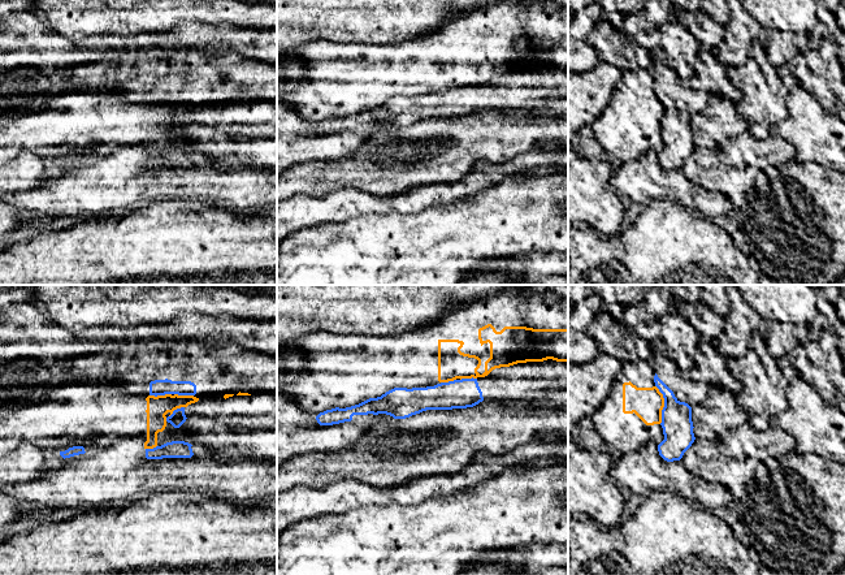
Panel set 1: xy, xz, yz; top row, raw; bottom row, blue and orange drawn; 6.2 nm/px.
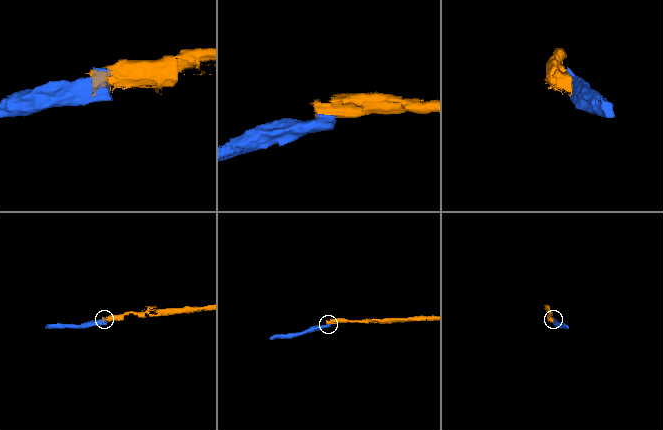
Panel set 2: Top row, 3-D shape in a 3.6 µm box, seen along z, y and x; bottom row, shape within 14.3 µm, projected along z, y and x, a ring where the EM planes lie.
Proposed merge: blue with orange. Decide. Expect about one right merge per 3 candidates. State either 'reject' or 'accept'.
reject

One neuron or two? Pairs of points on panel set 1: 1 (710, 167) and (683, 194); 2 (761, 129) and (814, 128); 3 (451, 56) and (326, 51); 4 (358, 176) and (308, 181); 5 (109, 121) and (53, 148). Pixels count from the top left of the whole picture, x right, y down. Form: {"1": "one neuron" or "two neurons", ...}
{"1": "two neurons", "2": "two neurons", "3": "one neuron", "4": "one neuron", "5": "one neuron"}

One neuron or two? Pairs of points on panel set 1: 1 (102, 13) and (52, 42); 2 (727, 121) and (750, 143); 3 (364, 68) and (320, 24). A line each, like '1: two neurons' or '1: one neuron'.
1: two neurons
2: two neurons
3: two neurons

